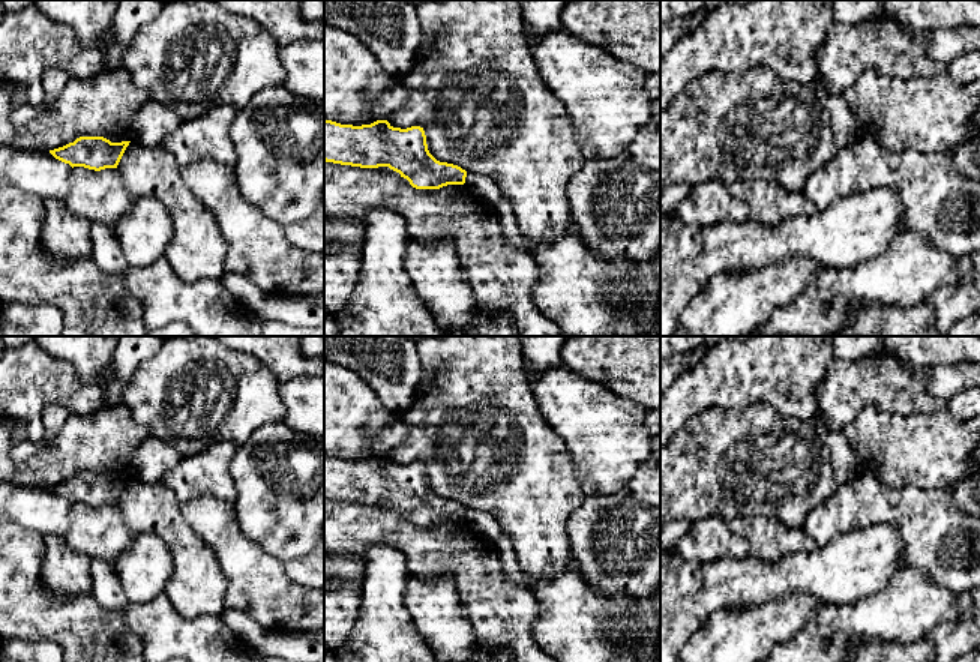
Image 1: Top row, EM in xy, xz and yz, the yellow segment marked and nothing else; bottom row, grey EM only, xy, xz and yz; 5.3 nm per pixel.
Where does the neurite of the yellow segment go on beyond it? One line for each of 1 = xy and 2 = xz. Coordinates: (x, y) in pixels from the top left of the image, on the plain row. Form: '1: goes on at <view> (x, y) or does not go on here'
1: does not go on here
2: does not go on here

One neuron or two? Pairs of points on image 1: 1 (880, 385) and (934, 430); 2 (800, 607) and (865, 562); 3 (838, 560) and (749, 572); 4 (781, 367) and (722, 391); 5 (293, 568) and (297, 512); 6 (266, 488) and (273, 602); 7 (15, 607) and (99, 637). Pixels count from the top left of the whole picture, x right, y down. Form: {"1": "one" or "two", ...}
{"1": "two", "2": "two", "3": "one", "4": "one", "5": "two", "6": "two", "7": "one"}

